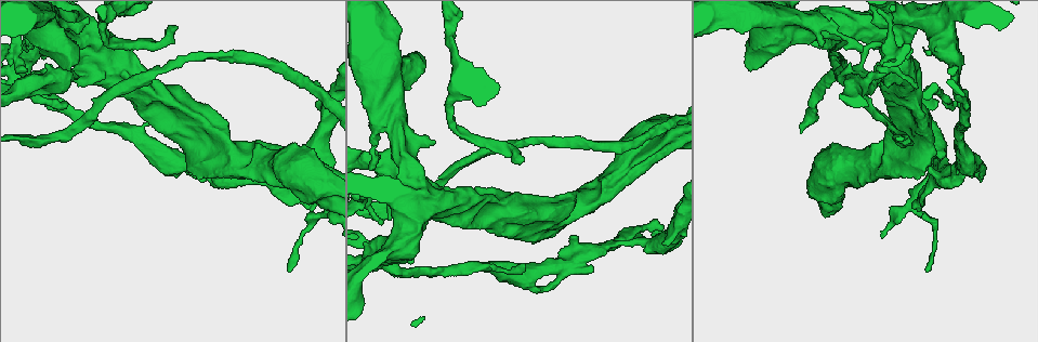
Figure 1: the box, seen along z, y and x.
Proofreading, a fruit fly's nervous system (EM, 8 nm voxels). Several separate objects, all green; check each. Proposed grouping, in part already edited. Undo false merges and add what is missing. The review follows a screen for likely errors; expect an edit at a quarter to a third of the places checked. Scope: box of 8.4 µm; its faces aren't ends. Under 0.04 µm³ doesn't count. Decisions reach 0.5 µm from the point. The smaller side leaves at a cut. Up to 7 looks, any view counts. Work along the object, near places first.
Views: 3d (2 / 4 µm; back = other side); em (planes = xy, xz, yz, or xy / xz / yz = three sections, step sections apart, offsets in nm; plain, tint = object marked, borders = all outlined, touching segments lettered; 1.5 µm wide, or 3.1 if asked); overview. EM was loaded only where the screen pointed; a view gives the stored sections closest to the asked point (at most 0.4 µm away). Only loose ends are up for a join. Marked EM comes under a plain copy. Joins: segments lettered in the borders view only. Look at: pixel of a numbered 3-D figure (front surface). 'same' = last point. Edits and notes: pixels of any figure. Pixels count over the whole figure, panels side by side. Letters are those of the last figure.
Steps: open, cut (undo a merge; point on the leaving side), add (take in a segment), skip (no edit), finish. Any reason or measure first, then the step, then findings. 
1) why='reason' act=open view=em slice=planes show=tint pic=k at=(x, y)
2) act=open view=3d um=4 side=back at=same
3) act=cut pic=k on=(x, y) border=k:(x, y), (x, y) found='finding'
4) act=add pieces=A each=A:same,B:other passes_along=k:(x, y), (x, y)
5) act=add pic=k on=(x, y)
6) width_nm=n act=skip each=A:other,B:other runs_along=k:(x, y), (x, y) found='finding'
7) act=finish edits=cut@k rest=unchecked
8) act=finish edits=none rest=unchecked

why='touches itself' act=open view=3d um=2 side=back pic=1 at=(310, 212)

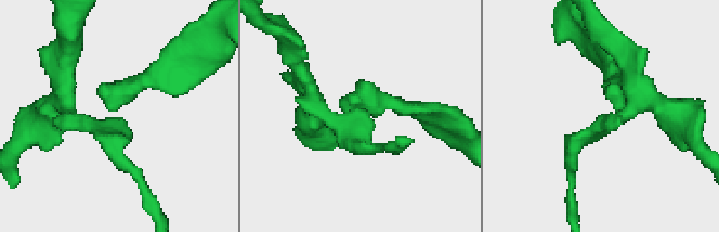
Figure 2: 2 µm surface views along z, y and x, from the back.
act=open view=em slice=xy step=8 show=borders pic=2 at=(357, 108)

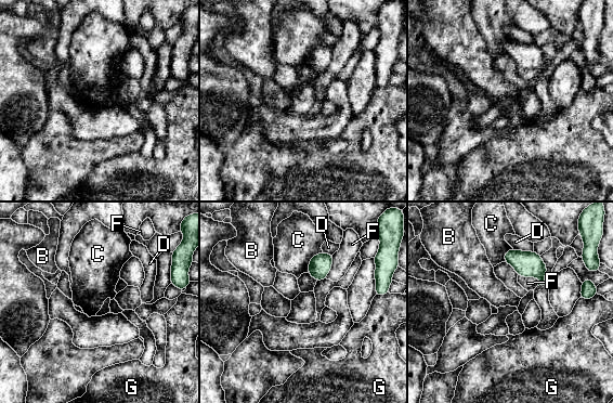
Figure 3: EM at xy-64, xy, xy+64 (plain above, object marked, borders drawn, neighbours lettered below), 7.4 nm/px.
act=skip each=B:other,C:other,D:other,F:other,G:other border=3:(597, 294), (590, 298), (581, 298) found='continuous, no second neuron'

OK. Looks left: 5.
why='an open end' act=open view=em slice=xz step=4 show=tint pic=1 at=(550, 282)

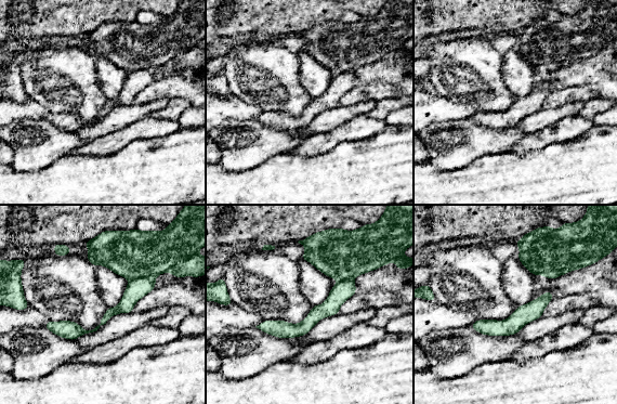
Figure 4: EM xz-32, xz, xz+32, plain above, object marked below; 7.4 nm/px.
act=open view=em slice=planes show=borders at=same

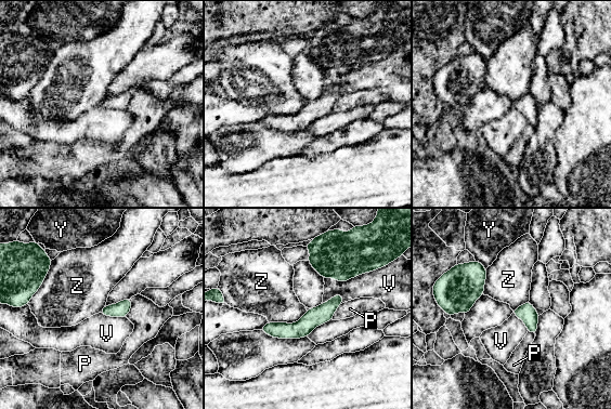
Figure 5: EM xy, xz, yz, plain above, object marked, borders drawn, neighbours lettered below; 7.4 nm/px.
act=skip each=P:other,V:other,Y:other,Z:other border=5:(52, 260), (42, 284), (27, 303) found='none of them fits'

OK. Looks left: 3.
why='stops while still wide' act=open view=em slice=xz step=8 show=borders pic=1 at=(820, 45)

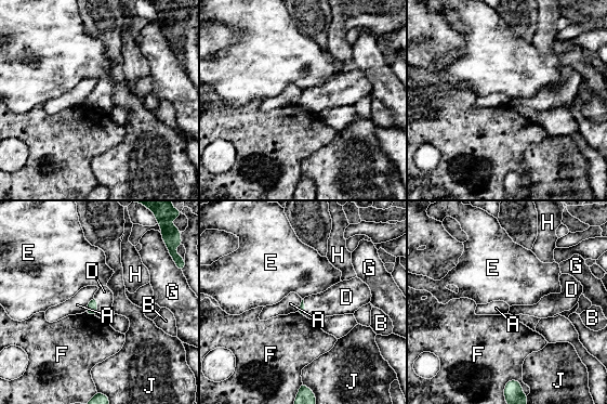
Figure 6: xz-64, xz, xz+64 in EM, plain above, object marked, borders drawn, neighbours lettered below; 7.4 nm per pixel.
act=add pieces=D each=A:other,B:other,D:same,E:other,F:other,G:other,H:other,J:other passes_along=6:(92, 307), (96, 305), (105, 297) found='it goes on there'

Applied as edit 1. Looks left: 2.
act=finish edits=add@6 rest=unchecked

